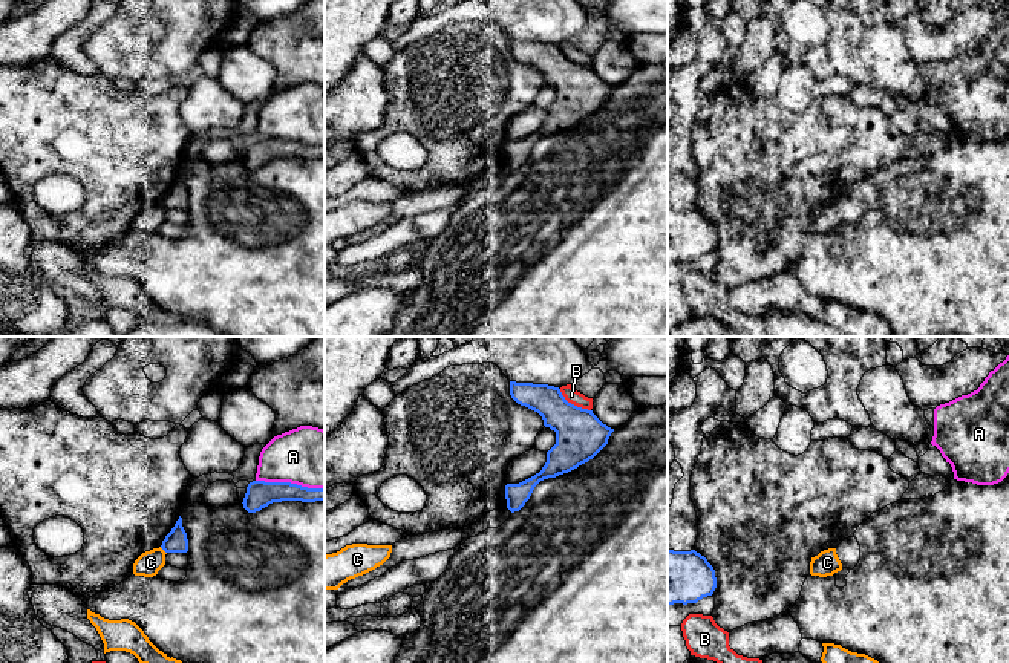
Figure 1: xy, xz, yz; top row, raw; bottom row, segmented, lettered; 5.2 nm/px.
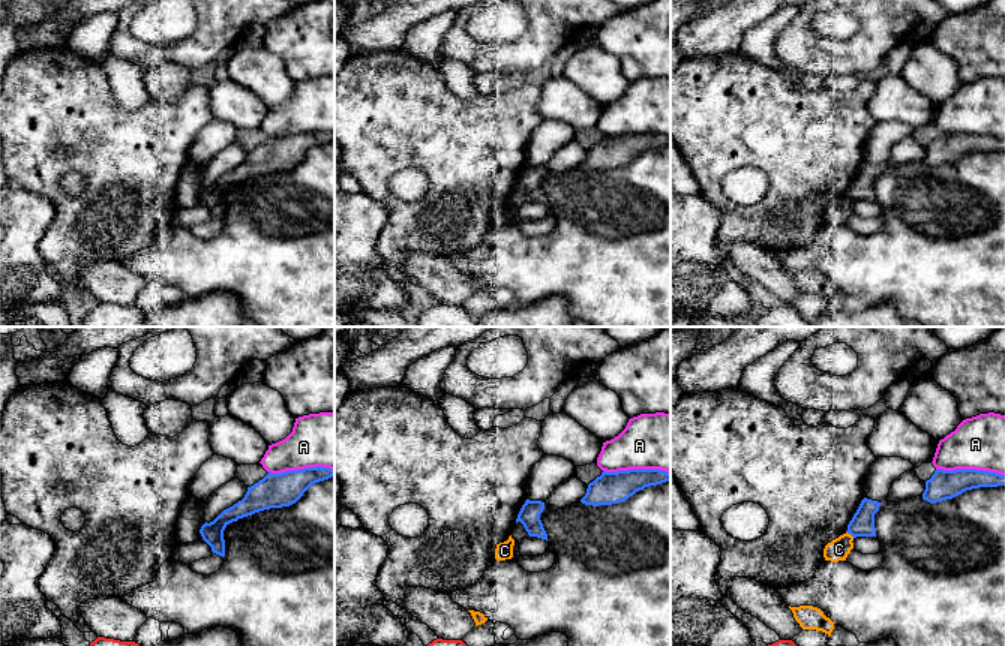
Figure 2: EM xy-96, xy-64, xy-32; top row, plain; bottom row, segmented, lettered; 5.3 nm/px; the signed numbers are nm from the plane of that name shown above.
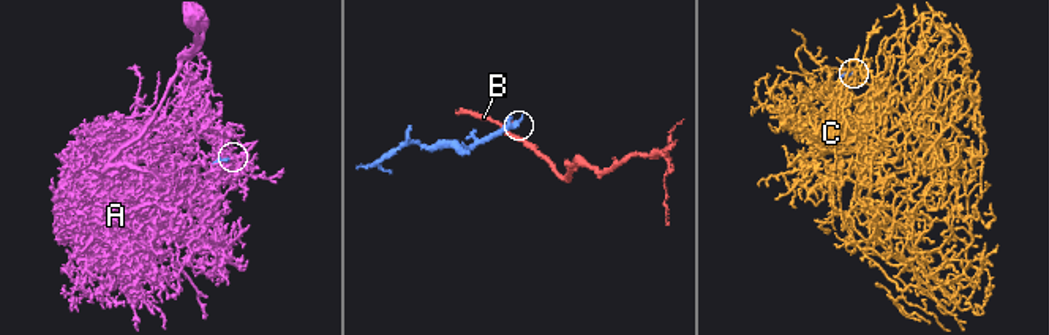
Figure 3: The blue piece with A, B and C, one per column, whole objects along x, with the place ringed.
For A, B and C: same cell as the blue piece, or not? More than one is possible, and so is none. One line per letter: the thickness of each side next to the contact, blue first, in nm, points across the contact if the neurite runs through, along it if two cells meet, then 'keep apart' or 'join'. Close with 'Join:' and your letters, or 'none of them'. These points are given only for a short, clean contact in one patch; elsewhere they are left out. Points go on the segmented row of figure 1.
A: 140/320 nm | keep apart
B: 260/70 nm | keep apart
C: 120/120 nm | keep apart
Join: none of them

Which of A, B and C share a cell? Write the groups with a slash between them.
A / B / C

